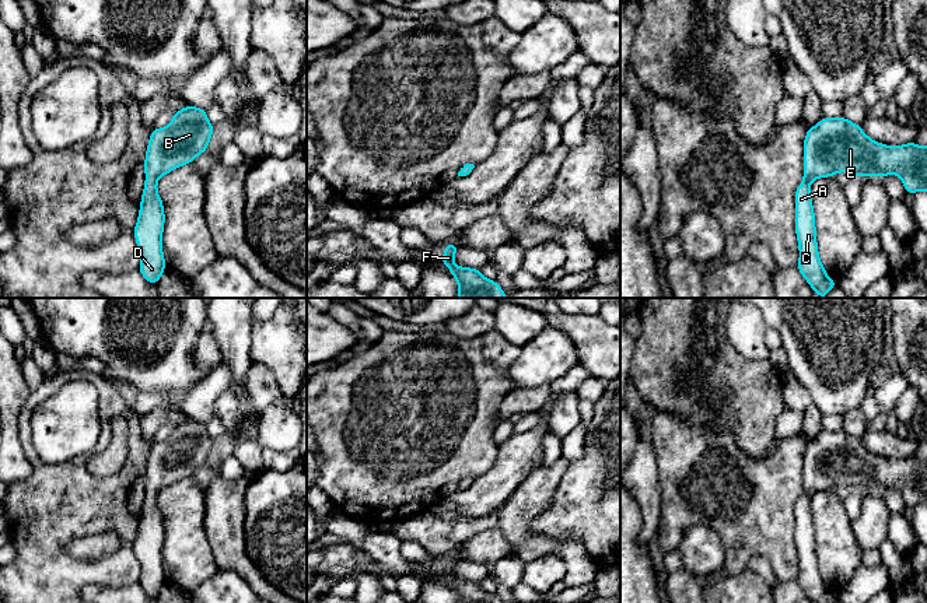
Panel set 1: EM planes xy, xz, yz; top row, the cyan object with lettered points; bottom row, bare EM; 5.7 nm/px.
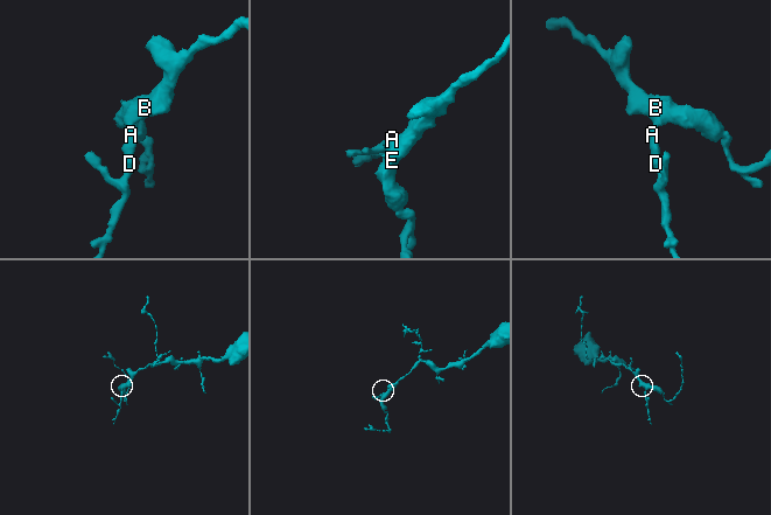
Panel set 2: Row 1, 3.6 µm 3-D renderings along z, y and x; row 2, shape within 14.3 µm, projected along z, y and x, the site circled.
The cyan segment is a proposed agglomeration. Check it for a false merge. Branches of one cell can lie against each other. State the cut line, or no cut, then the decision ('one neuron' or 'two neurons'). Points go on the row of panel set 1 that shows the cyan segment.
no cut | one neuron

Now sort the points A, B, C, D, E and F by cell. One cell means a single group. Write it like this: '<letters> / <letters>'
A B C D E F

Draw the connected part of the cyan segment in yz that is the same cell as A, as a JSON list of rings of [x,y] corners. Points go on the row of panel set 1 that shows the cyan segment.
[[[844,116],[837,119],[823,118],[814,127],[808,127],[804,140],[804,180],[795,190],[795,234],[800,246],[798,270],[808,281],[812,290],[823,298],[835,285],[836,280],[830,280],[821,263],[816,246],[815,214],[809,194],[811,182],[816,178],[835,176],[844,171],[854,178],[864,173],[885,178],[898,173],[902,179],[906,193],[927,190],[927,147],[919,147],[914,141],[898,147],[889,147],[871,140],[857,123],[851,123]]]

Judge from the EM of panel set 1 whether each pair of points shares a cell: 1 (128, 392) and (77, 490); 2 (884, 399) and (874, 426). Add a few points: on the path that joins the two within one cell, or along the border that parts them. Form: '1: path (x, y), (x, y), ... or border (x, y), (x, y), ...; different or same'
1: border (114, 386), (132, 409); different
2: path (884, 406), (881, 419); same

